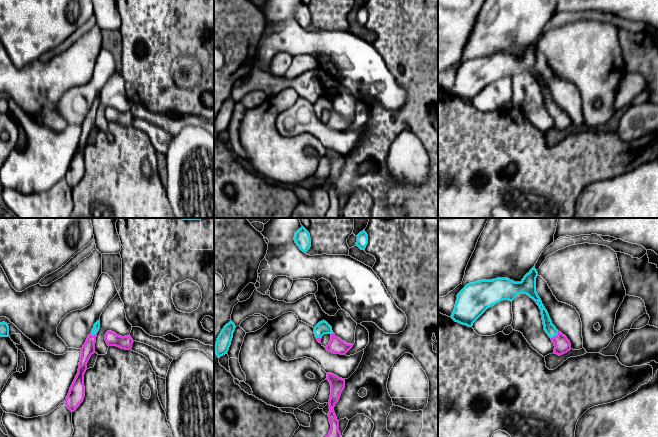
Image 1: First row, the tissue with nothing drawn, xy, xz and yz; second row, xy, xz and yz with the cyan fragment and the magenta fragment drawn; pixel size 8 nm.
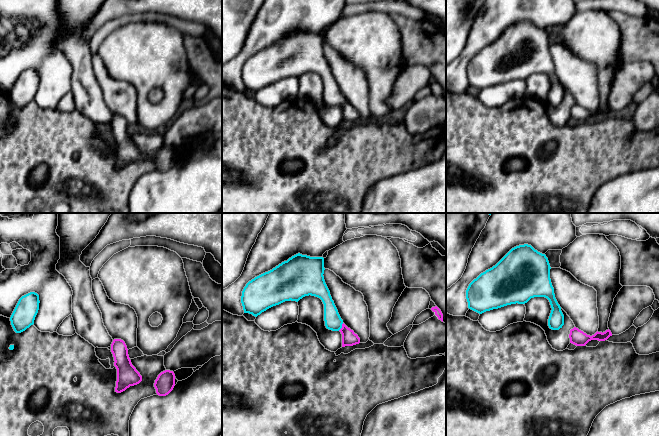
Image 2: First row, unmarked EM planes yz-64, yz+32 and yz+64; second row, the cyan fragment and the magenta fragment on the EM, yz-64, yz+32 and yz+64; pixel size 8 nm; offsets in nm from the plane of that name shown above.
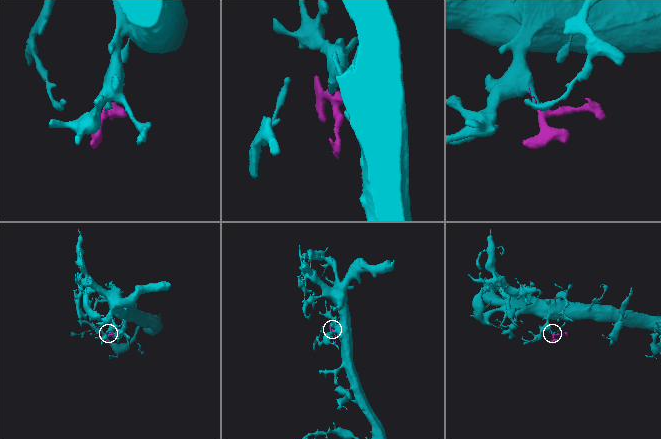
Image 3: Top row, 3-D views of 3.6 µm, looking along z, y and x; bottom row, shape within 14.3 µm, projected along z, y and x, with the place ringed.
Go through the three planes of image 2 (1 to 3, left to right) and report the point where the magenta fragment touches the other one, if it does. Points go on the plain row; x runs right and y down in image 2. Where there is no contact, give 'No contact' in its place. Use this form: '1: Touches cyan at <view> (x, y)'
1: No contact
2: Touches cyan at yz+32 (341, 103)
3: No contact

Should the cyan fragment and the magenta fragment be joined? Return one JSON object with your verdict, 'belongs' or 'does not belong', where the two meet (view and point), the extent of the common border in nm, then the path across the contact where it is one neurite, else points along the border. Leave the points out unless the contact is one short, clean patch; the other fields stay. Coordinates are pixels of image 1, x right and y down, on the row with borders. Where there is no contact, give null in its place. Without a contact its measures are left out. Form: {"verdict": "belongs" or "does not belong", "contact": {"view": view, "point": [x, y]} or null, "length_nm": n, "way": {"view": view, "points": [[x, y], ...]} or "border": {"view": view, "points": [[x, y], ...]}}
{"verdict": "belongs", "contact": {"view": "yz", "point": [555, 335]}, "length_nm": 90, "way": {"view": "yz", "points": [[550, 329], [555, 335], [562, 345]]}}

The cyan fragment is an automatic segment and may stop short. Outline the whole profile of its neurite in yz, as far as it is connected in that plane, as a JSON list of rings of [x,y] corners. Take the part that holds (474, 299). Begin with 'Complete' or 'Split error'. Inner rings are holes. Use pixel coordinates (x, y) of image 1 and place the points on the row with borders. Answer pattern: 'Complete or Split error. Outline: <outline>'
Split error. Outline: [[[533,267],[521,282],[508,278],[481,280],[467,284],[457,295],[451,318],[462,325],[472,327],[473,323],[490,307],[503,301],[513,301],[520,293],[532,298],[541,310],[544,330],[554,343],[554,354],[559,356],[571,350],[571,343],[552,324],[547,310],[536,292],[538,272]]]

